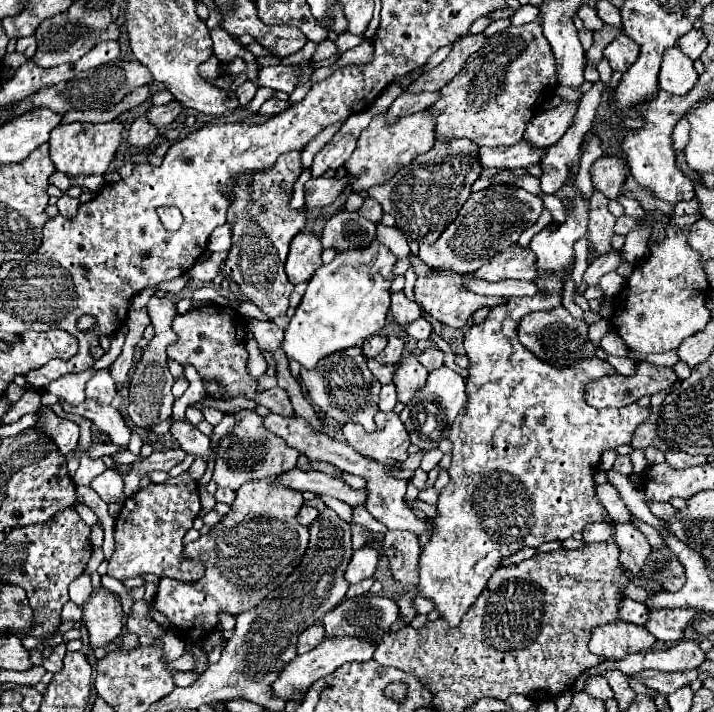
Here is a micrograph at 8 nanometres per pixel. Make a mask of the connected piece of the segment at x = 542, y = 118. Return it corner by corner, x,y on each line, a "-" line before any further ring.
564,102
554,110
534,116
524,134
524,140
528,140
536,148
548,148
556,144
566,134
566,130
574,124
576,110
578,110
578,104

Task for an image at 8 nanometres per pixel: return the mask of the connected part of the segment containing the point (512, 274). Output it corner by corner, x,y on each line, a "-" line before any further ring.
512,244
506,252
496,254
490,258
482,268
478,268
474,278
486,280
486,282
500,282
500,280
536,280
538,268
536,268
536,256
530,248
522,248
520,244

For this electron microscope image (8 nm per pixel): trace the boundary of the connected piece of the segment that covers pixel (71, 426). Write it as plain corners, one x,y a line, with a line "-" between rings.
42,406
38,410
38,414
40,414
40,420
38,420
38,424
34,428
50,434
50,438
54,438
58,450
64,456
68,456
70,452
74,452
74,448
78,446
78,436
80,436
78,426
74,422
70,422
70,420
64,420
64,418
56,416
46,406

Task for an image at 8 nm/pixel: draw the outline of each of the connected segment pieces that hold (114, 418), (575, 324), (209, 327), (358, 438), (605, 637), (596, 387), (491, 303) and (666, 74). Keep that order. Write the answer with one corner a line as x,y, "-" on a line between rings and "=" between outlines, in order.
86,398
82,404
78,404
76,408
68,408
68,410
92,420
94,426
100,432
104,432
106,436
110,436
114,444
126,446
130,442
130,430
126,428
124,418
120,416
120,412
116,408
106,406
106,404
98,404
98,400
=
564,306
526,314
518,322
518,340
524,348
534,352
540,360
550,362
552,366
574,366
580,360
592,358
596,352
594,344
588,340
588,324
572,318
572,314
=
218,304
194,308
182,316
176,316
172,322
172,330
176,332
178,340
168,346
168,358
176,360
178,364
192,364
198,374
210,376
216,382
222,382
226,394
230,398
244,396
250,400
260,398
258,394
258,380
248,374
246,362
248,362
248,350
246,350
246,336
238,336
236,330
236,316
234,310
222,308
=
378,412
376,414
376,432
368,434
360,424
348,422
342,432
344,438
354,450
362,456
368,456
382,466
394,466
408,458
410,436
400,422
400,416
394,412
=
614,620
592,630
590,652
604,656
606,660
618,660
632,652
650,650
654,642
656,638
644,626
=
638,362
632,376
622,376
616,372
586,384
584,400
594,408
622,408
642,396
668,390
676,380
676,372
668,366
=
436,268
434,276
428,278
418,278
416,286
414,286
414,294
416,294
416,304
420,304
428,314
432,314
440,324
452,326
452,328
462,328
470,316
478,310
478,308
494,308
500,304
506,304
506,298
496,298
496,296
478,296
478,294
468,294
464,280
468,276
446,270
446,268
=
676,44
672,48
666,48
658,74
658,86
668,94
684,96
694,88
696,82
698,74
692,66
692,60
680,50
680,46

